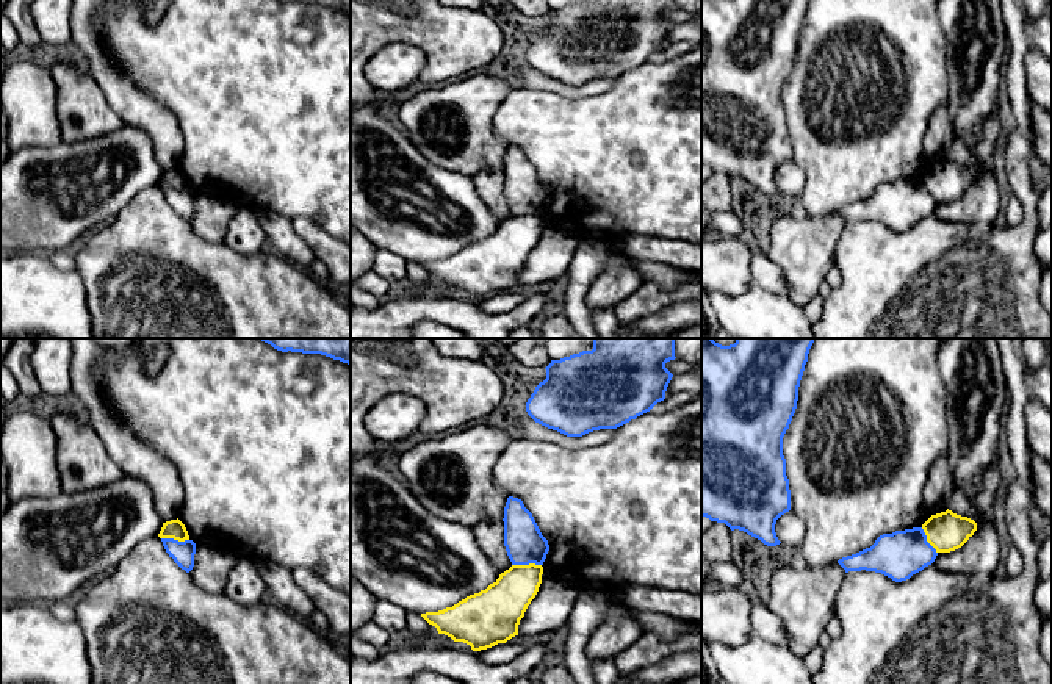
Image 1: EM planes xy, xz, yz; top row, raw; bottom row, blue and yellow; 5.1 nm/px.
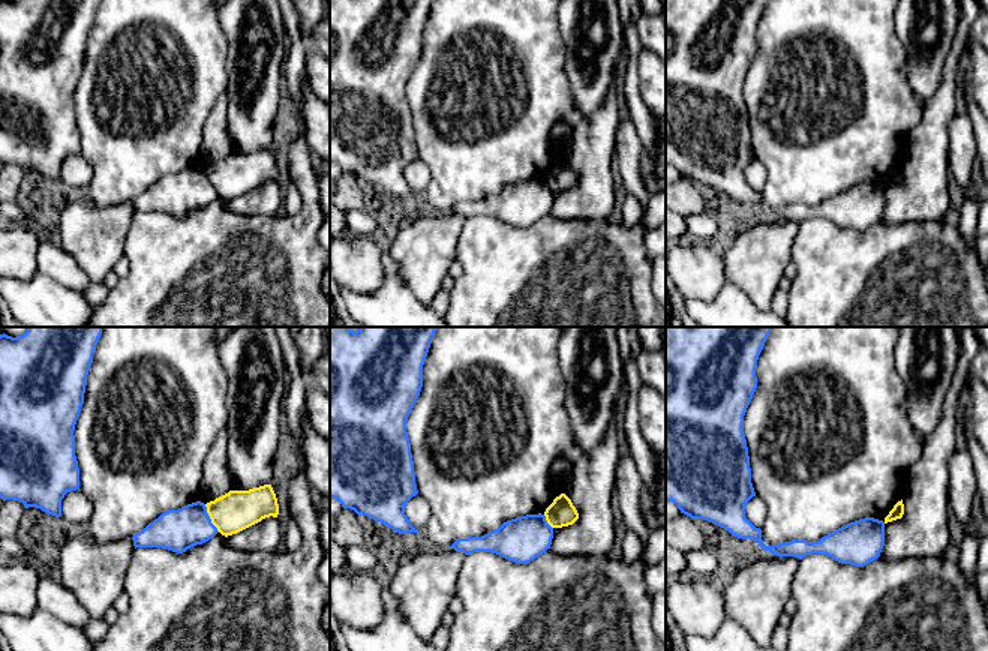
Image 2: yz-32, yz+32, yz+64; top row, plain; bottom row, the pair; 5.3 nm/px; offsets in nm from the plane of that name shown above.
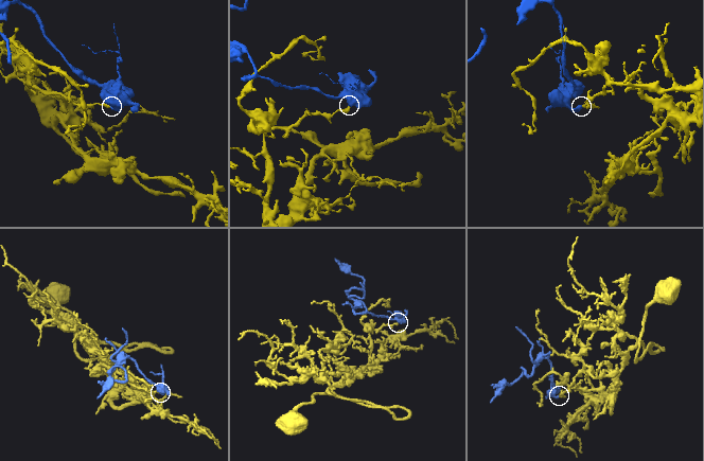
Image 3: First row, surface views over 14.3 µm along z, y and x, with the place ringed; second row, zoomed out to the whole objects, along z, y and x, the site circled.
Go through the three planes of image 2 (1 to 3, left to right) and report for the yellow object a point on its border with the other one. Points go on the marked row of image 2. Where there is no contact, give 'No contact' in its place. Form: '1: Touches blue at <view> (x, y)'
1: Touches blue at yz-32 (209, 518)
2: Touches blue at yz+32 (546, 522)
3: No contact

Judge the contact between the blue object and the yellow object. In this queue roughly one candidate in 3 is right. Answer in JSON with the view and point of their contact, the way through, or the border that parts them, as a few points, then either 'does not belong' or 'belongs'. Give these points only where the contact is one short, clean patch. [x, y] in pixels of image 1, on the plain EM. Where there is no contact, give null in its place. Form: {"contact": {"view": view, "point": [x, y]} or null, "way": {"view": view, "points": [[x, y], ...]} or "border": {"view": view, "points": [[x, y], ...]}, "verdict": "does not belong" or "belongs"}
{"contact": {"view": "xz", "point": [526, 213]}, "border": {"view": "xz", "points": [[540, 213], [512, 215]]}, "verdict": "does not belong"}

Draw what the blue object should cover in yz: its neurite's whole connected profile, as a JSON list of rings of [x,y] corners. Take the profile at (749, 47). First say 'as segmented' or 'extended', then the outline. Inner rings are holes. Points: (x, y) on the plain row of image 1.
as segmented | [[[701,0],[701,166],[725,172],[731,180],[739,178],[761,189],[767,196],[781,191],[776,186],[776,169],[791,160],[791,139],[783,105],[783,86],[797,58],[798,36],[809,0]]]

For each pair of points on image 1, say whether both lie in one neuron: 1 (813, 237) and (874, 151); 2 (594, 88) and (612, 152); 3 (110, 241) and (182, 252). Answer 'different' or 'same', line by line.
1: different
2: different
3: same

